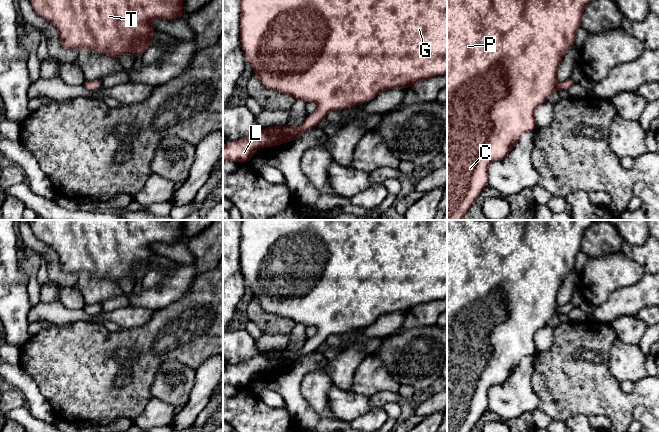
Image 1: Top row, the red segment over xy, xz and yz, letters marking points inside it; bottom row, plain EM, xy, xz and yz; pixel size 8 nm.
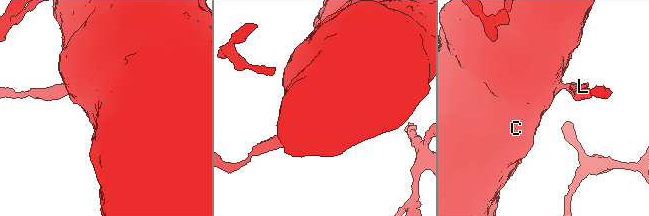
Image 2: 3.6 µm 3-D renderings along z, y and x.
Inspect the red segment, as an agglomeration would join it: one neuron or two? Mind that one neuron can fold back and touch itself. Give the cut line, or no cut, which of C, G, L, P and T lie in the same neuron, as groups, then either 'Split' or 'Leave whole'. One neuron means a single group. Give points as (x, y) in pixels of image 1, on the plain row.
No split. Groups: C G L P T. Leave whole

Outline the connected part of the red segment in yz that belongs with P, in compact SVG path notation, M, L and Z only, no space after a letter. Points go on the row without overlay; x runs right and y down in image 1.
M447 220L447 432L471 432L480 417L488 410L488 393L491 386L504 384L509 376L516 369L523 357L536 353L535 336L536 332L547 325L548 321L555 314L568 314L575 307L568 304L564 307L557 305L557 293L566 275L574 270L575 259L581 253L581 241L585 230L594 220Z

